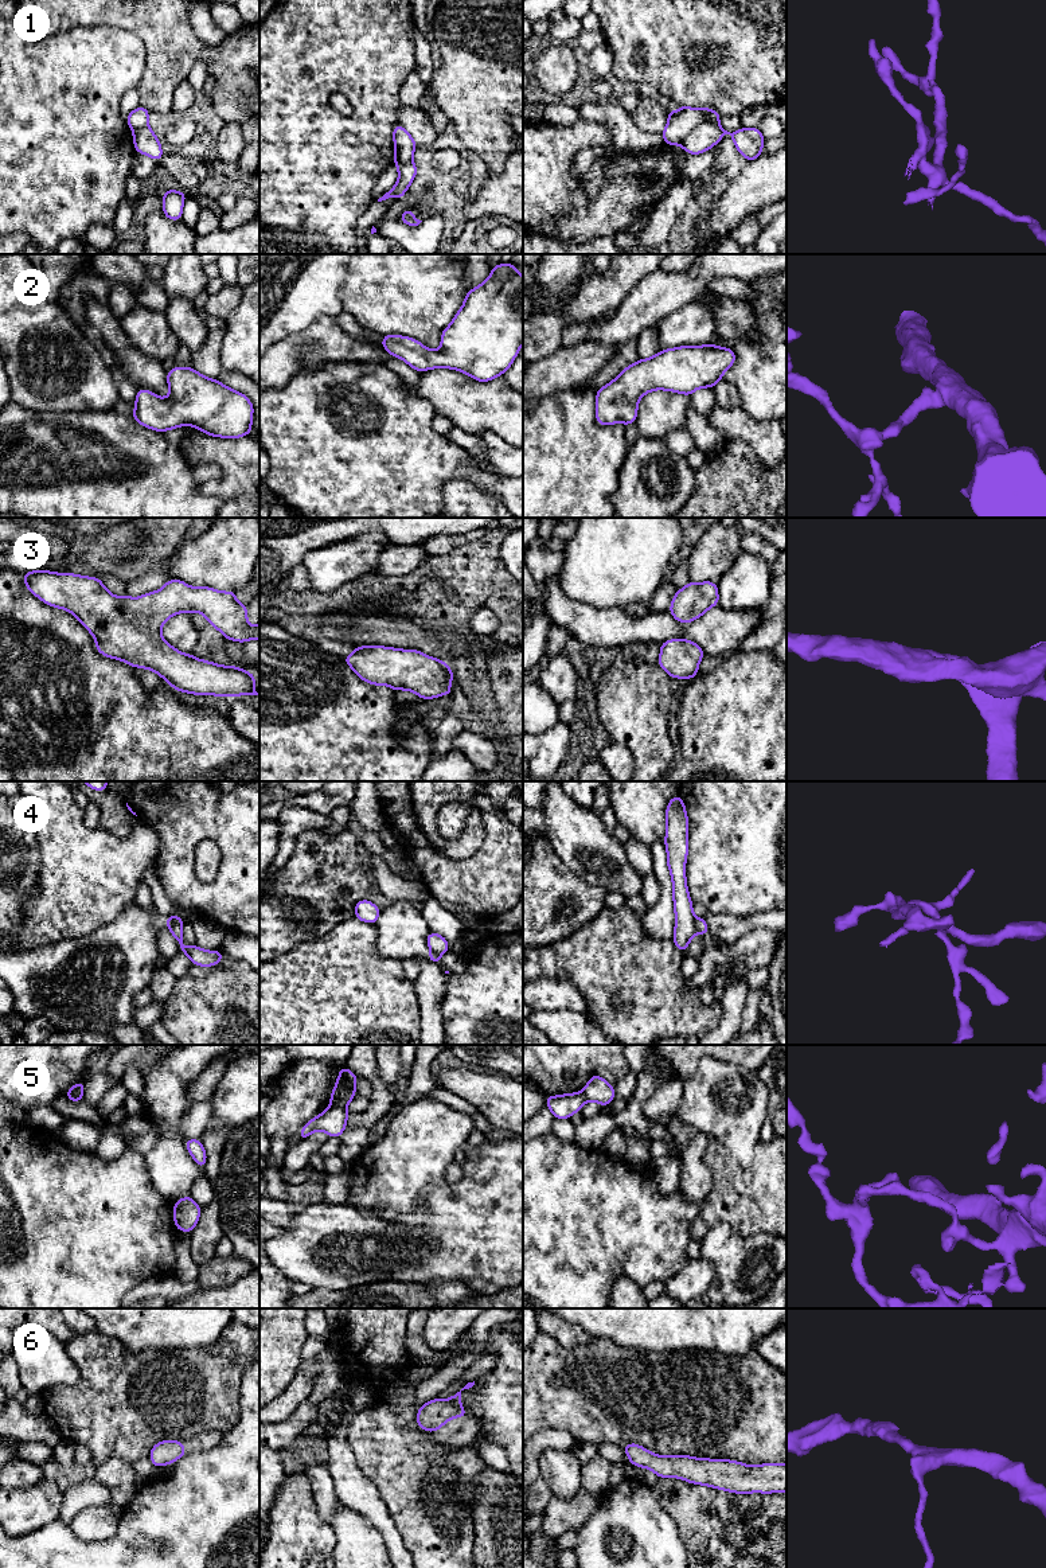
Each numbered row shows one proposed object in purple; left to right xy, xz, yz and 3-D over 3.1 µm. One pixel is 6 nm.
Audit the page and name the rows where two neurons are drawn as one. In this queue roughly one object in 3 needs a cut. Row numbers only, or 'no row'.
1, 4, 5

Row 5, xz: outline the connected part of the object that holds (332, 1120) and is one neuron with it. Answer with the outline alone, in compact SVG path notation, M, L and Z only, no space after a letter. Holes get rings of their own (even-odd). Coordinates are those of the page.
M329 1105L328 1109L309 1120L298 1132L298 1139L308 1138L315 1131L325 1131L329 1138L339 1138L347 1126L348 1119L347 1108Z

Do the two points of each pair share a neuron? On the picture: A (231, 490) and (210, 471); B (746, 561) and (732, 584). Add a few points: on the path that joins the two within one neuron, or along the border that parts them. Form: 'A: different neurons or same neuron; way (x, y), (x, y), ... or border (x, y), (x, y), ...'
A: different neurons; border (190, 463), (219, 468), (200, 492), (223, 503)
B: same neuron; way (746, 566), (737, 578)

